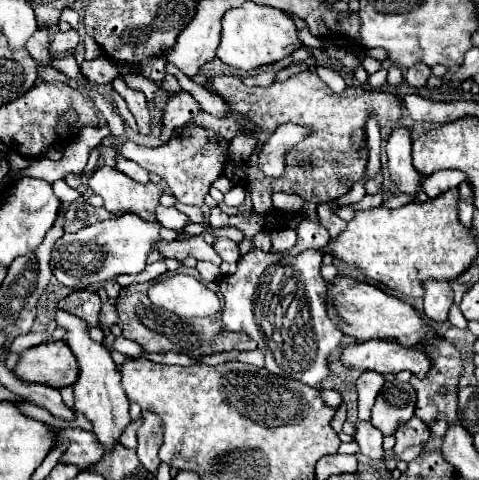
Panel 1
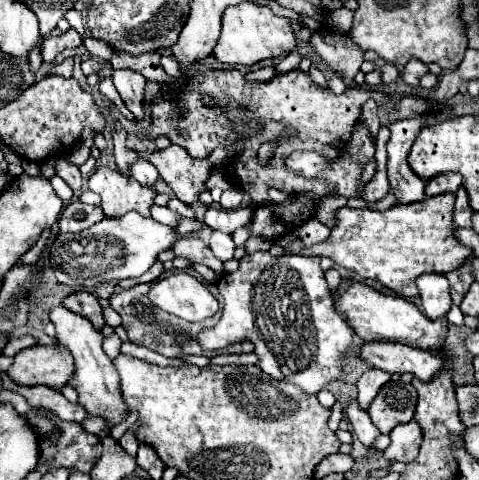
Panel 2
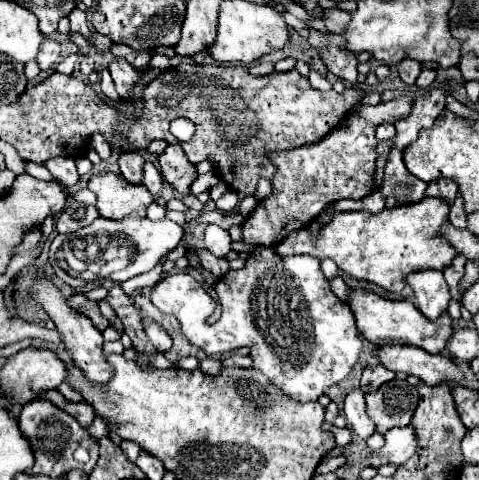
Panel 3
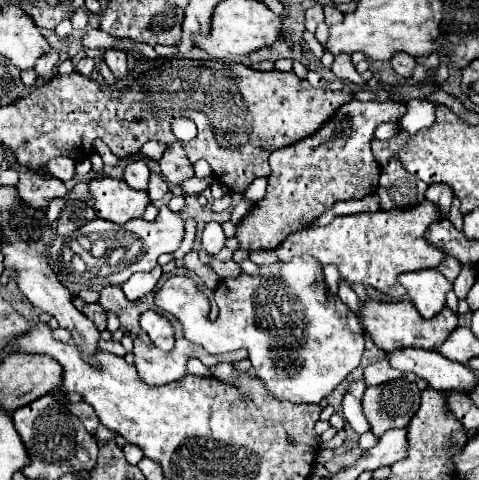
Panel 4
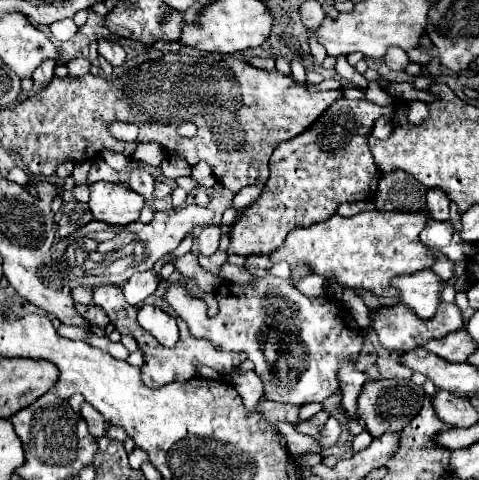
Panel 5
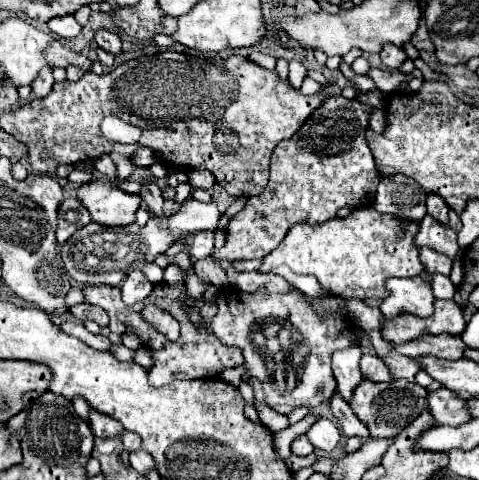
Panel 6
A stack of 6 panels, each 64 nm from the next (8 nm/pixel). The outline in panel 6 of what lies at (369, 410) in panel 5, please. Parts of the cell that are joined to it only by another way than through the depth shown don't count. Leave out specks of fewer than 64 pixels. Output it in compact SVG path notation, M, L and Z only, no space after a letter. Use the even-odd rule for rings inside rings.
M364 380L356 388L350 406L352 406L354 414L366 424L372 438L390 438L390 436L396 436L402 428L406 428L412 420L416 420L416 416L422 414L424 406L426 406L426 396L428 396L426 388L418 386L416 382L408 382L408 380L370 382L370 380Z

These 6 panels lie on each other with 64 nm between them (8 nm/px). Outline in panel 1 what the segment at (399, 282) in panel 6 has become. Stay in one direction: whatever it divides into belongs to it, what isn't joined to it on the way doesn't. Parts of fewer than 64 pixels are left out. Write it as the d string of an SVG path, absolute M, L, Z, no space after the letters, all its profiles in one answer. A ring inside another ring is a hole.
M424 282L424 314L436 322L446 322L450 306L454 304L452 288L448 282Z

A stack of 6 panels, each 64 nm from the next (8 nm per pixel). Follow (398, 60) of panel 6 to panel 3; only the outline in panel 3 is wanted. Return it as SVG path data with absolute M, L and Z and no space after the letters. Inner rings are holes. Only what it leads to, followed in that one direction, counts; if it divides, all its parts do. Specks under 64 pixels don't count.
M406 58L406 60L402 60L402 62L398 64L398 74L400 74L402 82L408 84L408 86L412 86L412 84L416 82L420 70L422 70L422 64L416 62L416 60L410 60L410 58Z

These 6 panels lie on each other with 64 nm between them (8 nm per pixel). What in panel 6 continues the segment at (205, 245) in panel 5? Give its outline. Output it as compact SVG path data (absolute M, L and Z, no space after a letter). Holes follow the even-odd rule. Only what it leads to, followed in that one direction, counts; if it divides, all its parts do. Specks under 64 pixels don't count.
M198 232L194 236L194 244L190 246L190 256L200 260L212 254L212 250L214 250L214 232Z

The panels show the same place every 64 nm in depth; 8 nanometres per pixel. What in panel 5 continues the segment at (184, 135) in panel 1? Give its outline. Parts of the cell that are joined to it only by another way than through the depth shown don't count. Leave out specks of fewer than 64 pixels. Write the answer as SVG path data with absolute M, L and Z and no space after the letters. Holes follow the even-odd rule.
M172 154L162 160L160 170L170 180L176 180L180 176L190 176L190 172L192 172L190 164L184 164L184 160L180 160L180 156L172 156Z

